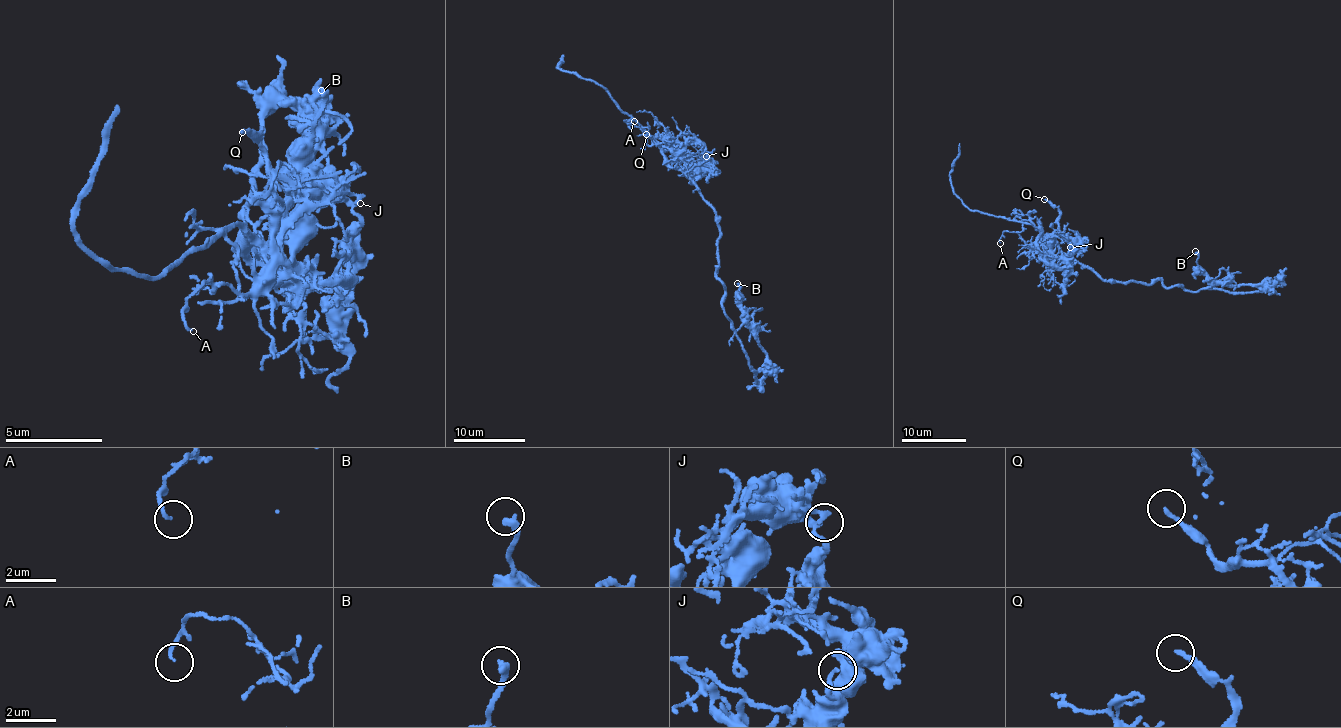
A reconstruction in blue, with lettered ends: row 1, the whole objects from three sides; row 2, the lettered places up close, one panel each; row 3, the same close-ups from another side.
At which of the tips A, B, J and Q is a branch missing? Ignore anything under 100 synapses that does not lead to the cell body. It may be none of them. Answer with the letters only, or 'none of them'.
none of them

